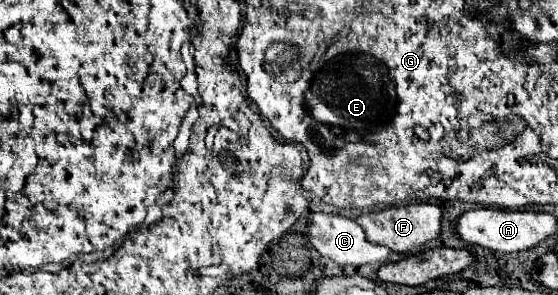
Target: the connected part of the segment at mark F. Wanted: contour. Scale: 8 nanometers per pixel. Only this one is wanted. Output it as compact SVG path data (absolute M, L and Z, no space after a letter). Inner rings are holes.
M415 202L407 206L393 206L381 212L361 214L357 222L363 226L367 238L377 244L393 248L393 252L411 252L417 246L423 246L435 240L441 234L441 208L429 202Z

